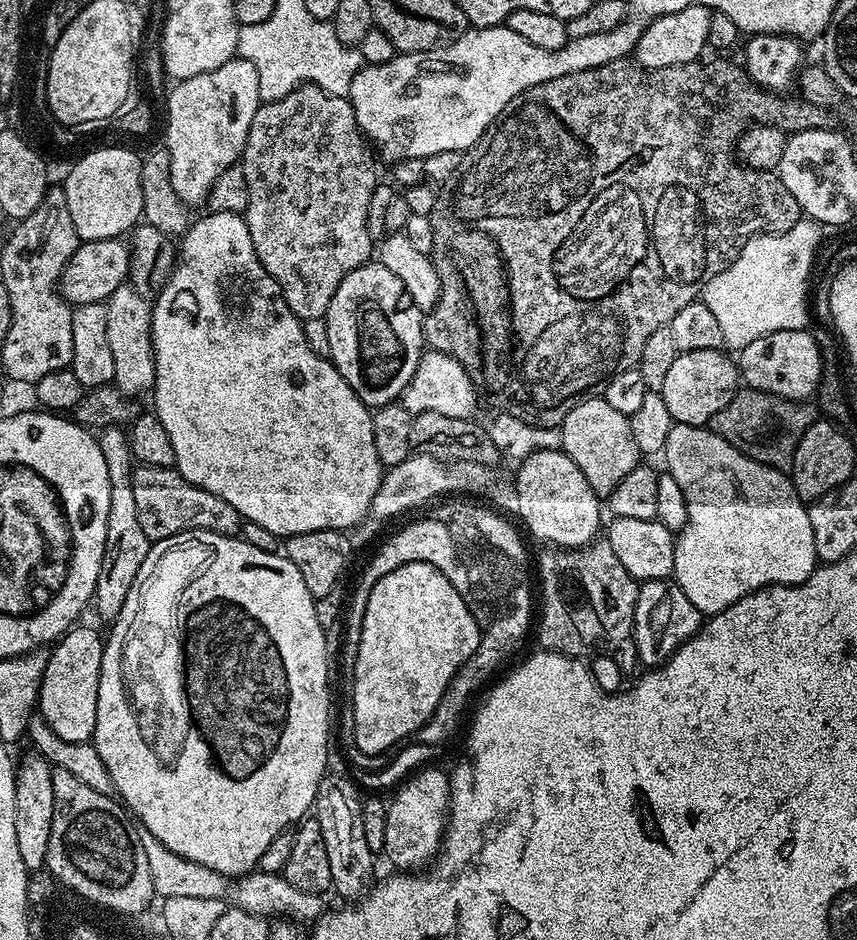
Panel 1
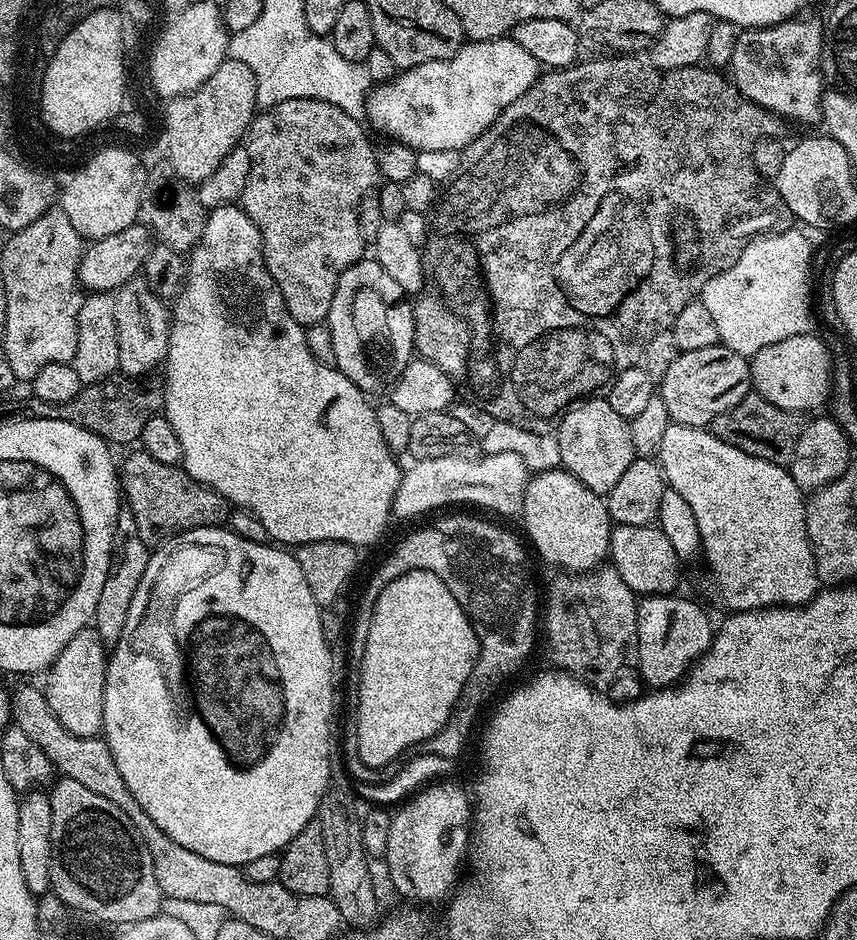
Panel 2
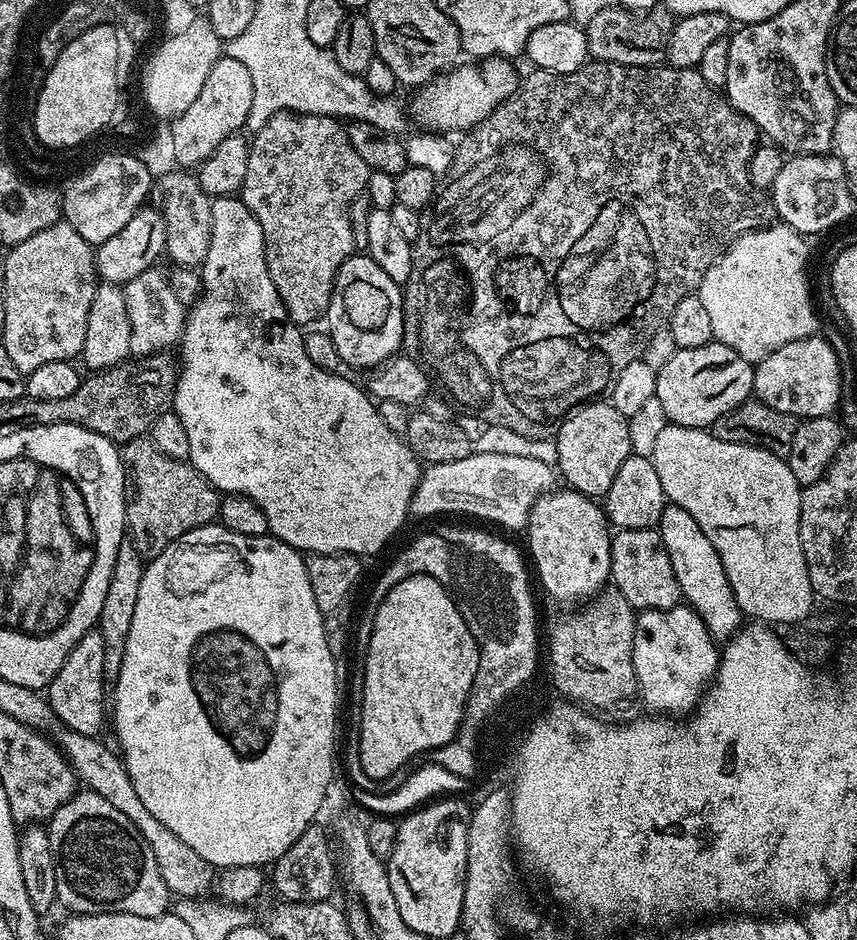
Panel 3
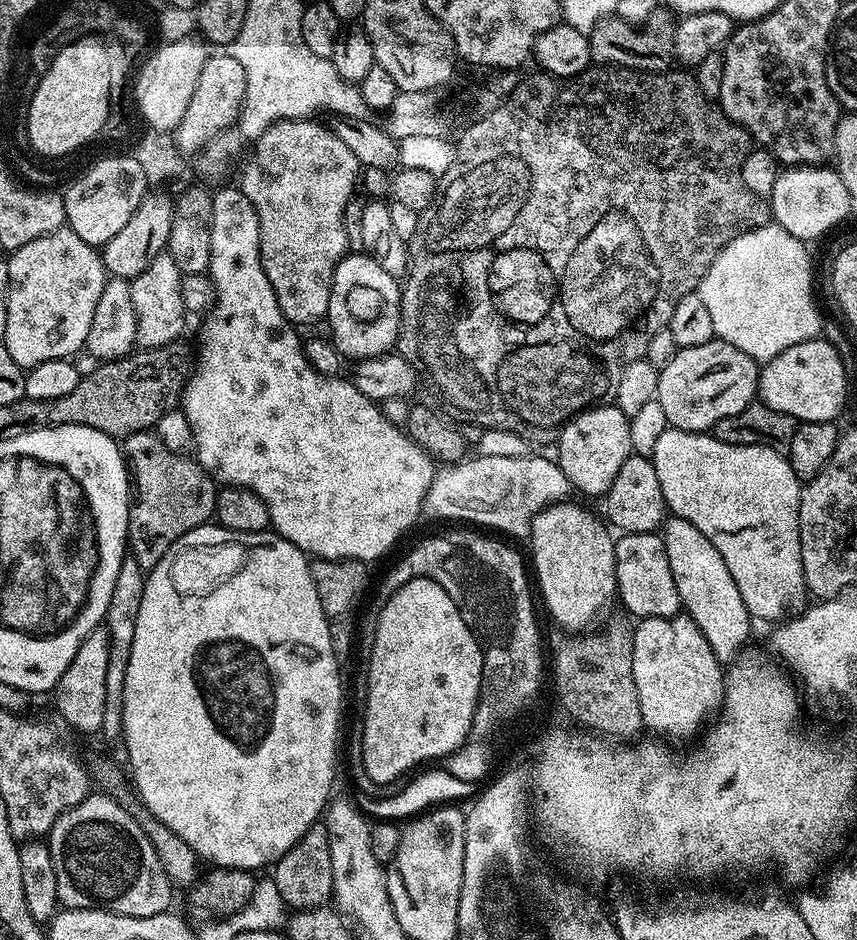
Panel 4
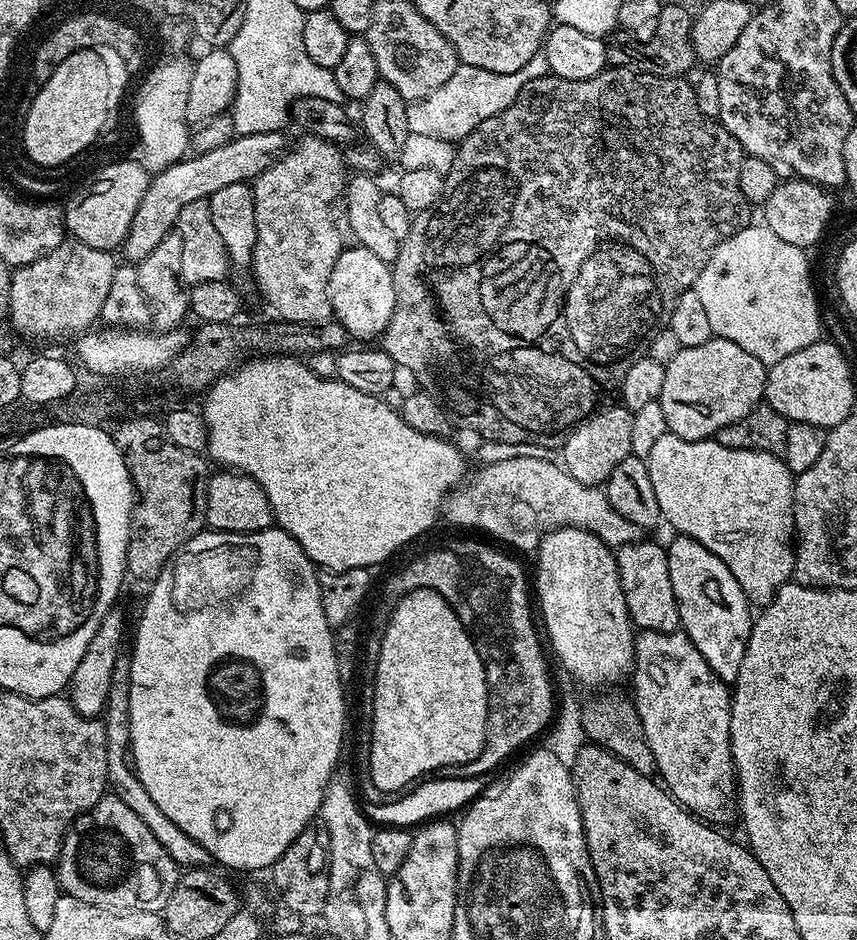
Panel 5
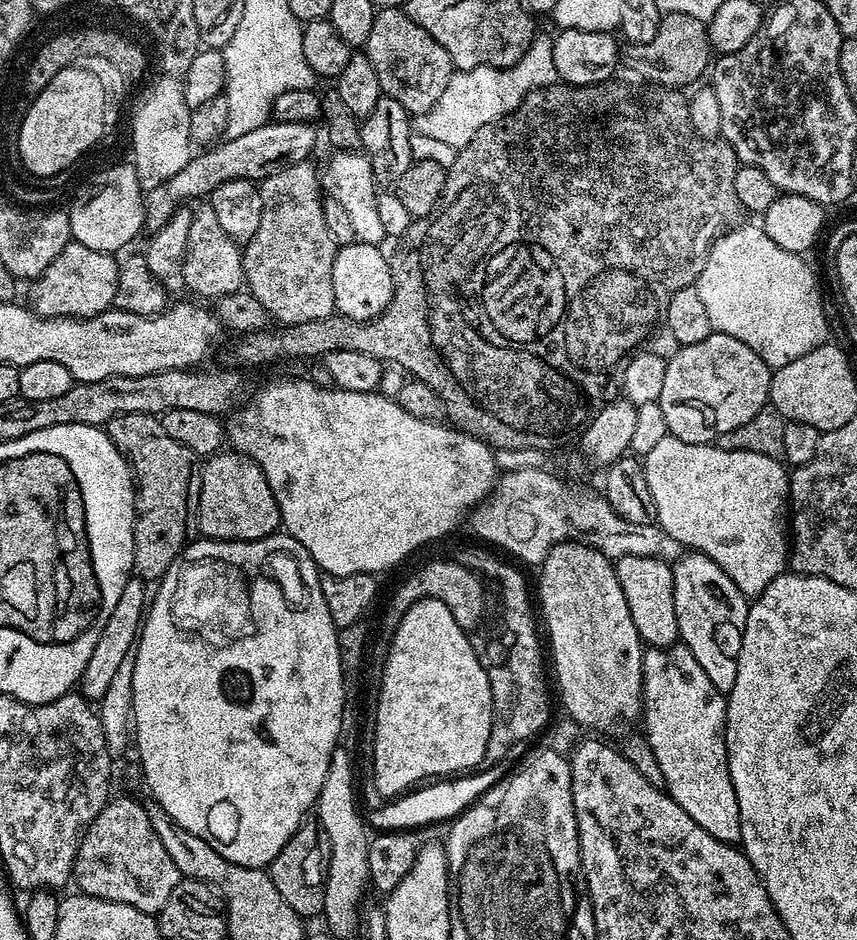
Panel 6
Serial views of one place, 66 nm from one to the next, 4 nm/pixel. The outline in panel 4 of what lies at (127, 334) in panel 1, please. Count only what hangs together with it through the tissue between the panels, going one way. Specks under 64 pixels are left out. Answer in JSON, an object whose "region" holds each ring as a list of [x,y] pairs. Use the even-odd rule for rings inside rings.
{"region":[[[165,250],[156,255],[154,262],[142,270],[131,281],[134,308],[138,318],[136,343],[141,349],[161,348],[167,344],[177,343],[184,332],[184,303],[182,302],[182,273],[174,262],[171,252]]]}

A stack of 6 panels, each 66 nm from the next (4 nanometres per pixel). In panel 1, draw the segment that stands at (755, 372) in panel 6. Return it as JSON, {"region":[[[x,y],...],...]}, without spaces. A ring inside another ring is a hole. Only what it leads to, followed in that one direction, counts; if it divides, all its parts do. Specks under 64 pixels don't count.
{"region":[[[721,349],[714,350],[690,350],[680,352],[670,365],[670,371],[666,373],[666,382],[662,382],[659,388],[660,397],[666,402],[666,410],[670,410],[673,421],[677,424],[707,425],[734,398],[741,383],[738,364]]]}

